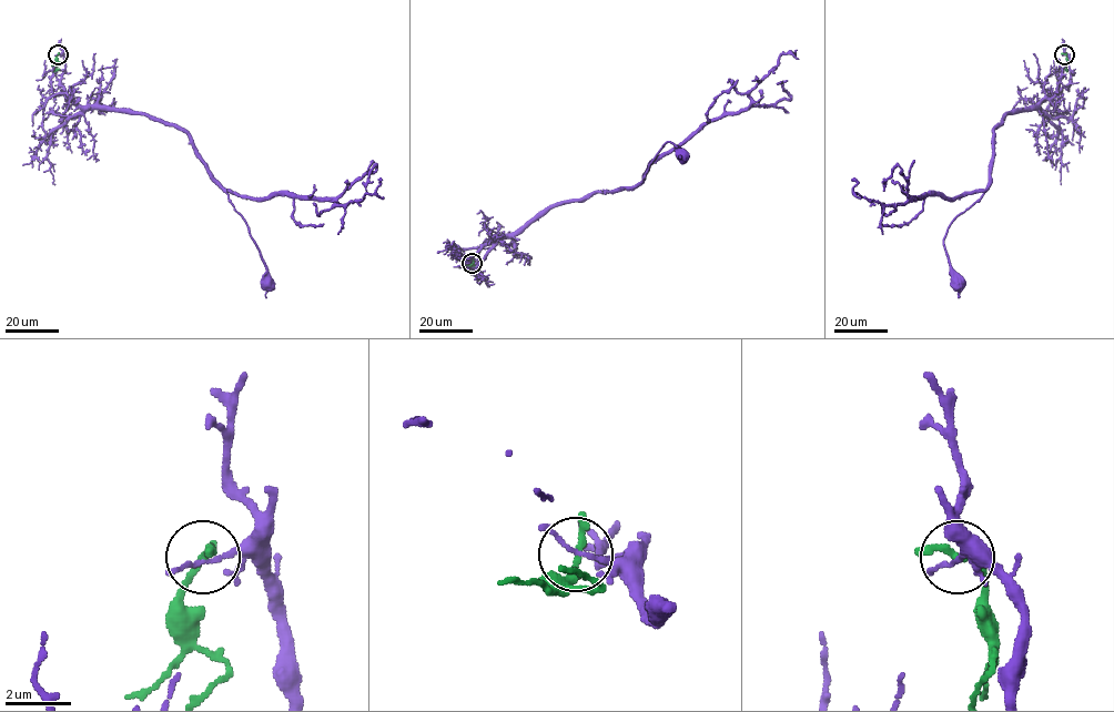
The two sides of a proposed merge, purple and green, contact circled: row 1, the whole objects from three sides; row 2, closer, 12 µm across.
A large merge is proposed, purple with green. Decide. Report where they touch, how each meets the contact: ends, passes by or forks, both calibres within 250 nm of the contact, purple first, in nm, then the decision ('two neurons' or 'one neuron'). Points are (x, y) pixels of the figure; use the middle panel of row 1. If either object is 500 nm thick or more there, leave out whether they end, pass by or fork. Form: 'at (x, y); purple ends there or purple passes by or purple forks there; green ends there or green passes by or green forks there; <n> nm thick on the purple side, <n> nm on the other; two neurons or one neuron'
at (472, 263); purple passes by; green passes by; 110 nm thick on the purple side, 190 nm on the other; two neurons

